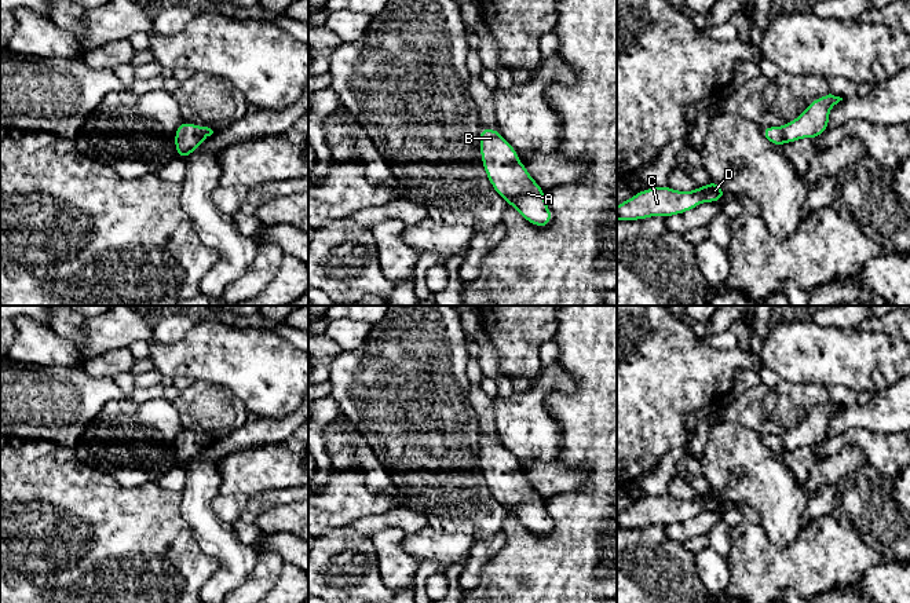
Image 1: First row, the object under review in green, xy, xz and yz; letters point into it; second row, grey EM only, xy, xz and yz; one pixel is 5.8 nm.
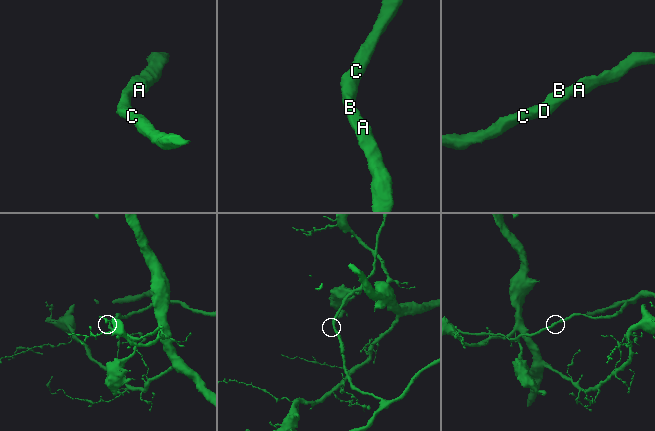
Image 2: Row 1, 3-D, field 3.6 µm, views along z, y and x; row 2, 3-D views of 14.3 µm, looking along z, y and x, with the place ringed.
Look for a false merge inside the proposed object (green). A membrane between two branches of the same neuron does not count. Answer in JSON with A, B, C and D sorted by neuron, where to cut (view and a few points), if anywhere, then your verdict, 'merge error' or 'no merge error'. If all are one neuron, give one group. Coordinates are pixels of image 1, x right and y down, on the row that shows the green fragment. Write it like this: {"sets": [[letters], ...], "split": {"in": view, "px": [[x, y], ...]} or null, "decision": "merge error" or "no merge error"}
{"sets": [["A", "B", "C", "D"]], "split": null, "decision": "no merge error"}

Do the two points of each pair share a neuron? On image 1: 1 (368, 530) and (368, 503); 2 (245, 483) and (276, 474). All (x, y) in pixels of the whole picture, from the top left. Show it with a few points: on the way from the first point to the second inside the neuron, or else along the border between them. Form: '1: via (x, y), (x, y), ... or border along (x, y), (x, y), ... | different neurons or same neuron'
1: border along (399, 508), (360, 516), (348, 526) | different neurons
2: via (252, 477), (255, 474), (269, 474) | same neuron

